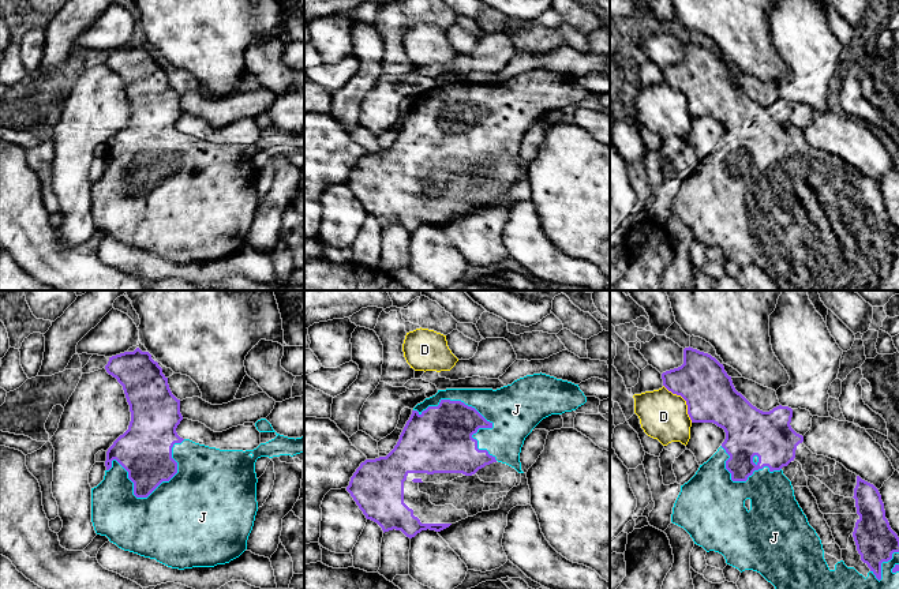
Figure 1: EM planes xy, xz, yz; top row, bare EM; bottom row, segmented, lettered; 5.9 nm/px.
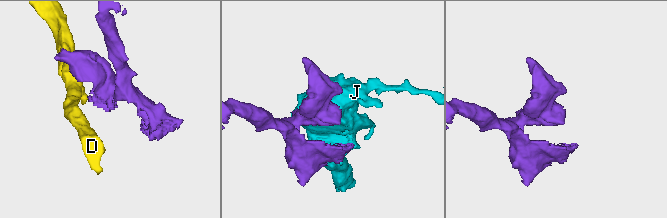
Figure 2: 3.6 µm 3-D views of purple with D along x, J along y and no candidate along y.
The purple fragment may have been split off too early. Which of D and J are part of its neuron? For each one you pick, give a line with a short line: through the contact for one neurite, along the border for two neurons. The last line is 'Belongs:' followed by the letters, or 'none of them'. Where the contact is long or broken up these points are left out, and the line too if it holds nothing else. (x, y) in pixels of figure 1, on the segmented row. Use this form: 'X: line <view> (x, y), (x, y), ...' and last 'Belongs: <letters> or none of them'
Belongs: J

